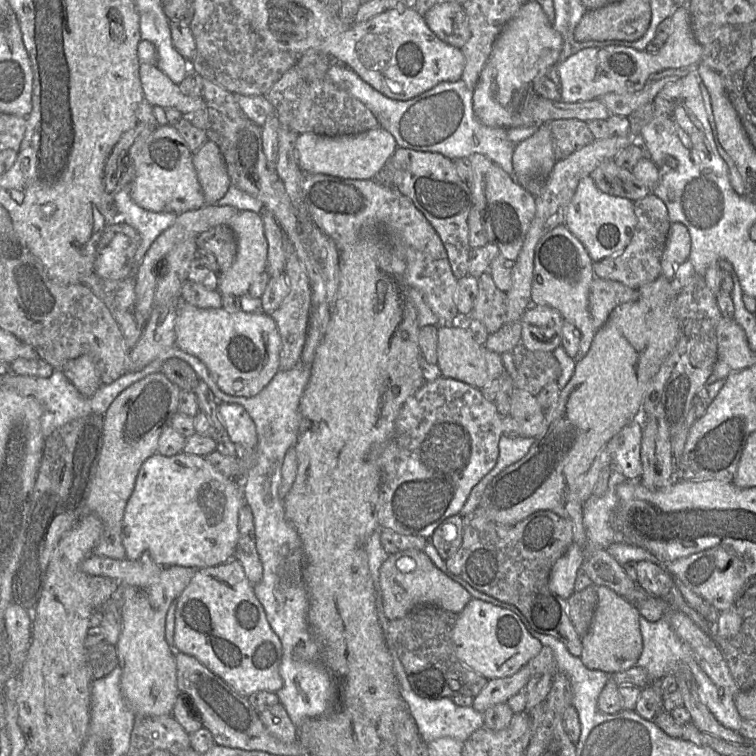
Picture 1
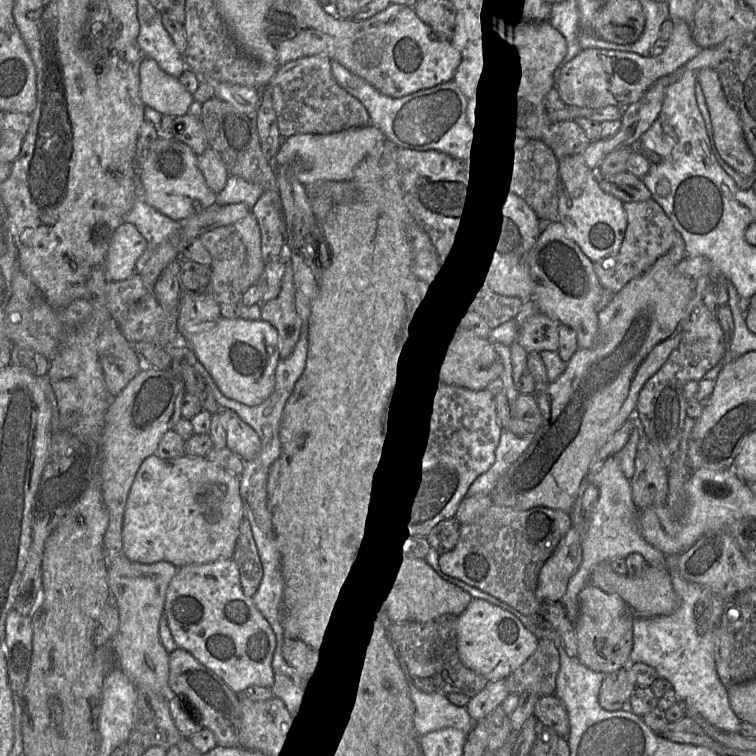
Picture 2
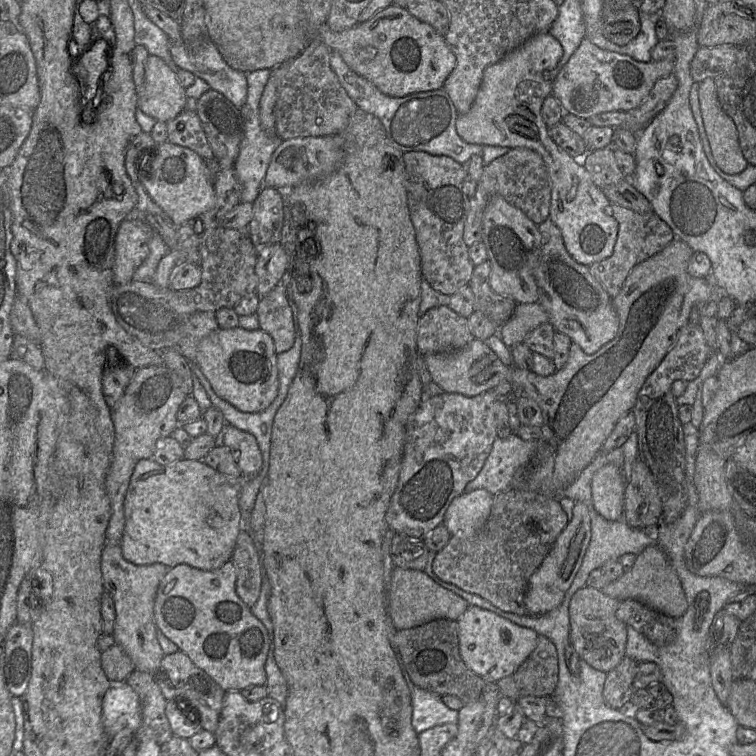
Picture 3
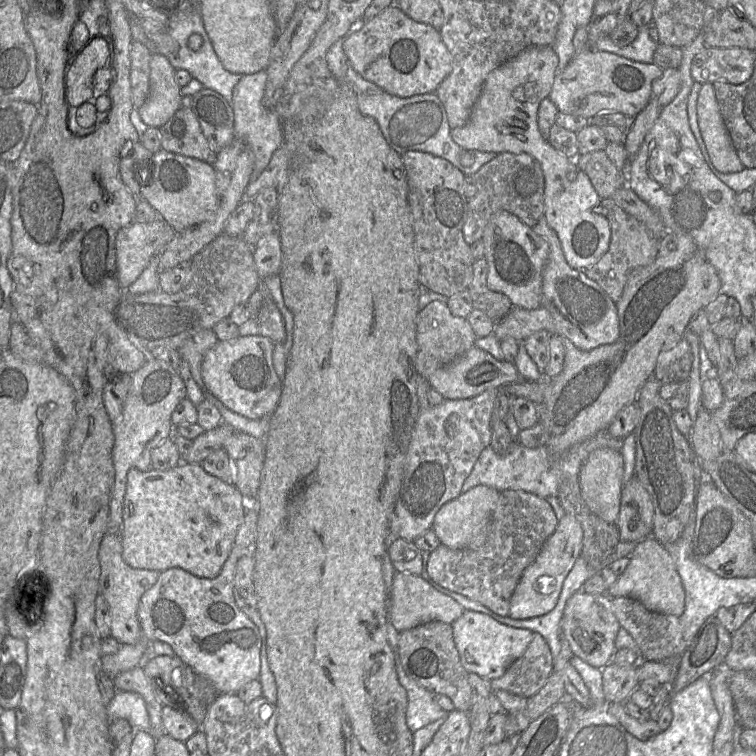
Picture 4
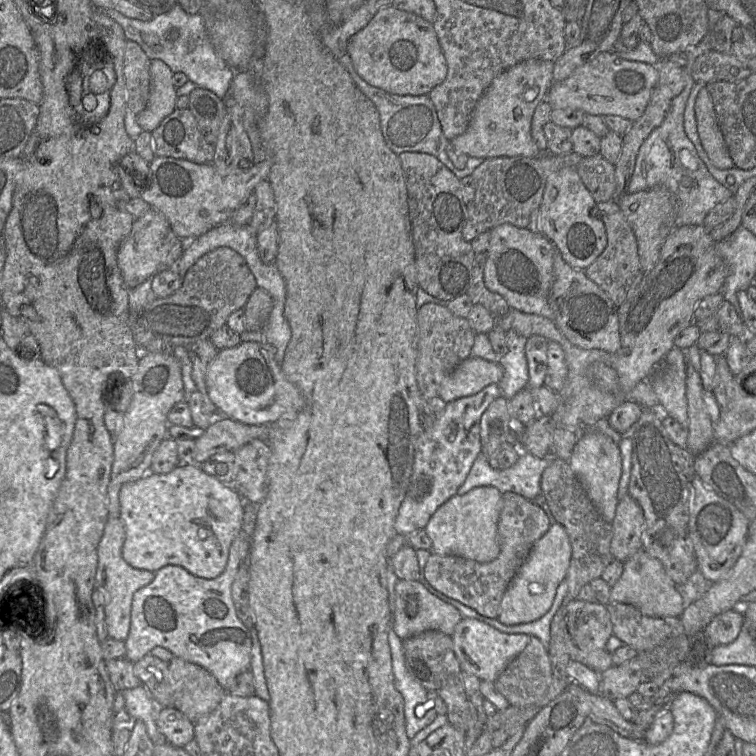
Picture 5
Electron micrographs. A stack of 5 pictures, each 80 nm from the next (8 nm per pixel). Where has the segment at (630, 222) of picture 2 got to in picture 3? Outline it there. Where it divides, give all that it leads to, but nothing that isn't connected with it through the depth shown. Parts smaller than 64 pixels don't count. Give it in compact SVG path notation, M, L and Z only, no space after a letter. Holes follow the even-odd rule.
M611 203L611 213L618 222L613 253L608 258L590 265L589 271L613 299L620 293L632 268L663 250L675 239L675 235L670 226L653 211L641 214Z

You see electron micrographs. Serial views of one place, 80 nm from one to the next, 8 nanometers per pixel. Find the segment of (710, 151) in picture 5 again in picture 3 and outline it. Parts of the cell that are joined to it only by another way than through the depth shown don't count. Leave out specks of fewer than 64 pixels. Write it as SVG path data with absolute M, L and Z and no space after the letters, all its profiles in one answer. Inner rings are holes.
M706 78L700 82L699 103L716 165L726 174L741 173L749 163L742 153L737 127L718 100L713 78Z

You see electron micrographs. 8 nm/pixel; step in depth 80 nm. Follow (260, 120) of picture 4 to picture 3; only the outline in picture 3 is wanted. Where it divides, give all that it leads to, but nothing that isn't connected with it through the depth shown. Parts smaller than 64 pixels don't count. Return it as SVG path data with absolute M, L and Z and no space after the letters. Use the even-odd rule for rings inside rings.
M260 69L247 73L247 99L240 108L245 123L245 134L240 145L238 158L234 164L235 175L241 184L241 202L253 204L263 188L263 181L266 175L272 154L283 141L277 134L266 132L260 122L260 100L271 74L270 69Z

